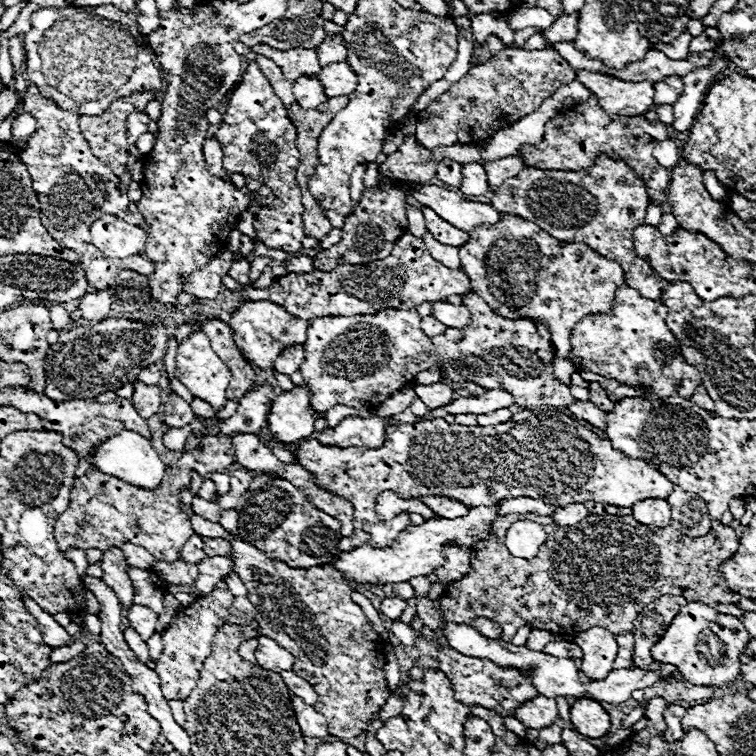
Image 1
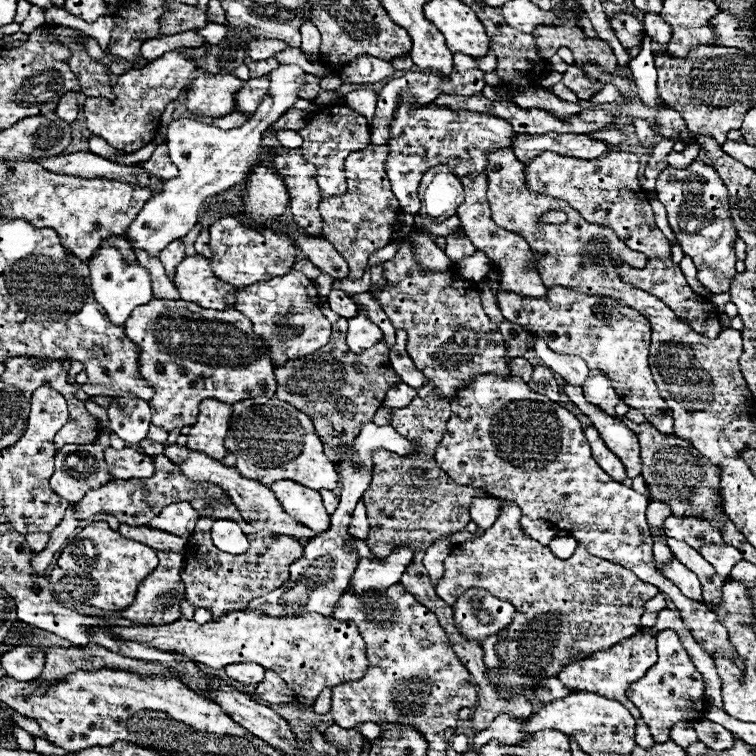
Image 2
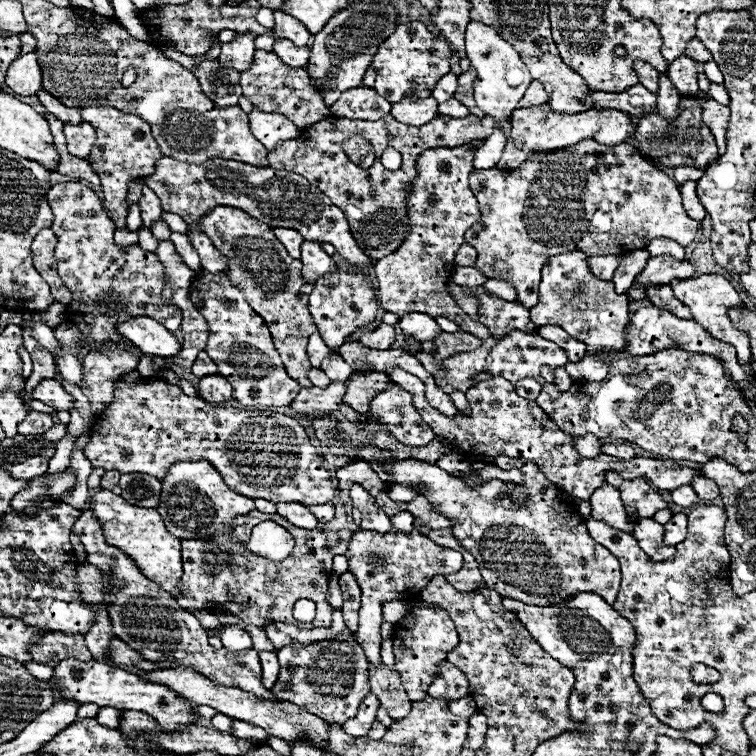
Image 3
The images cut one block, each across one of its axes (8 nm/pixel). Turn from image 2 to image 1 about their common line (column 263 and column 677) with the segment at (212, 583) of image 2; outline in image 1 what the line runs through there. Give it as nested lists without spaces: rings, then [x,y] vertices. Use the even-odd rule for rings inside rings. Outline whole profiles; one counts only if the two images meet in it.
[[[532,514],[532,520],[546,530],[546,542],[536,558],[514,558],[494,534],[480,540],[470,550],[470,574],[448,584],[440,596],[444,620],[470,624],[474,618],[486,616],[500,622],[506,642],[524,624],[562,636],[602,626],[618,640],[616,668],[632,668],[632,622],[648,602],[662,594],[700,600],[718,612],[742,616],[738,604],[732,602],[732,590],[718,572],[718,564],[732,558],[740,542],[734,528],[718,520],[712,522],[714,528],[706,536],[698,538],[684,536],[672,526],[648,528],[632,516],[592,514],[574,528],[558,528],[550,516]]]

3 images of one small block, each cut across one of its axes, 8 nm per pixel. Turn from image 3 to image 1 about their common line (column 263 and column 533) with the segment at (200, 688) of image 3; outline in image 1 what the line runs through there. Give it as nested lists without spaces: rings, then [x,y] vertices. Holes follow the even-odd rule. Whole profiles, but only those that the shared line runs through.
[[[538,694],[534,700],[528,700],[526,704],[520,704],[516,708],[514,716],[524,726],[540,730],[540,728],[550,726],[552,722],[556,722],[556,718],[558,718],[558,706],[556,706],[556,700]]]

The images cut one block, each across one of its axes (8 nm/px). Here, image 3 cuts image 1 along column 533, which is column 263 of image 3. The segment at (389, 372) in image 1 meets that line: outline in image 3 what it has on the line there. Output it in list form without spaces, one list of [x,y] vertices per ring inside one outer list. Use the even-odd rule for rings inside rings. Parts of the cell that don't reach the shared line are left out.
[[[210,272],[196,274],[190,284],[190,298],[210,326],[206,354],[216,362],[218,372],[230,380],[234,398],[250,408],[290,406],[300,392],[300,384],[286,374],[266,322],[248,306],[244,294],[230,286],[228,276]]]

